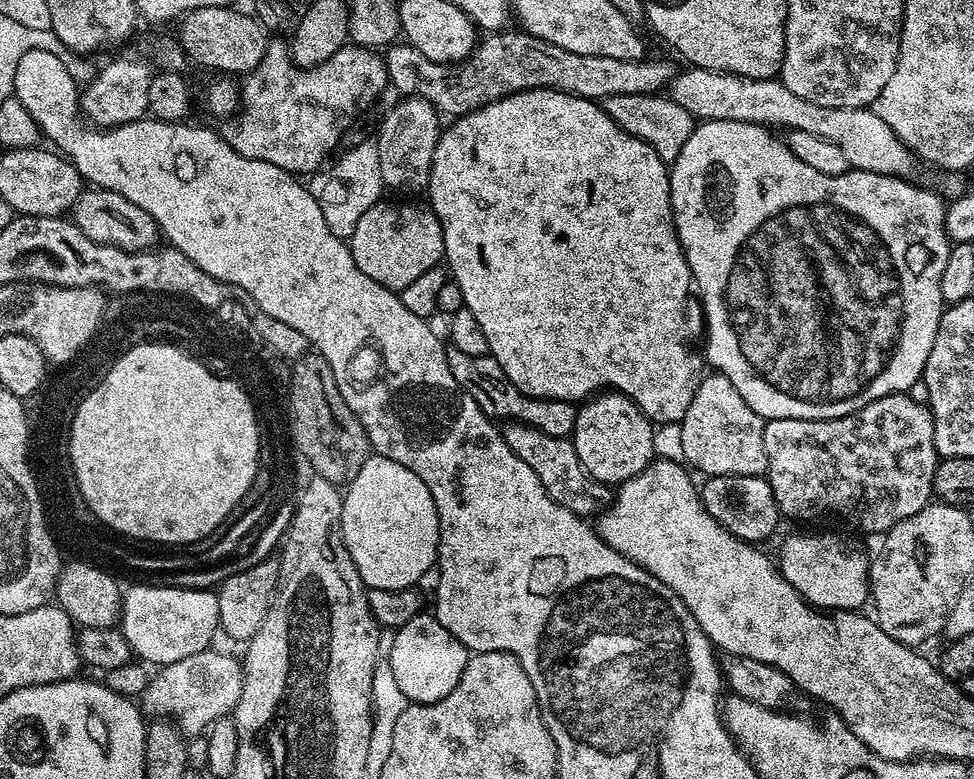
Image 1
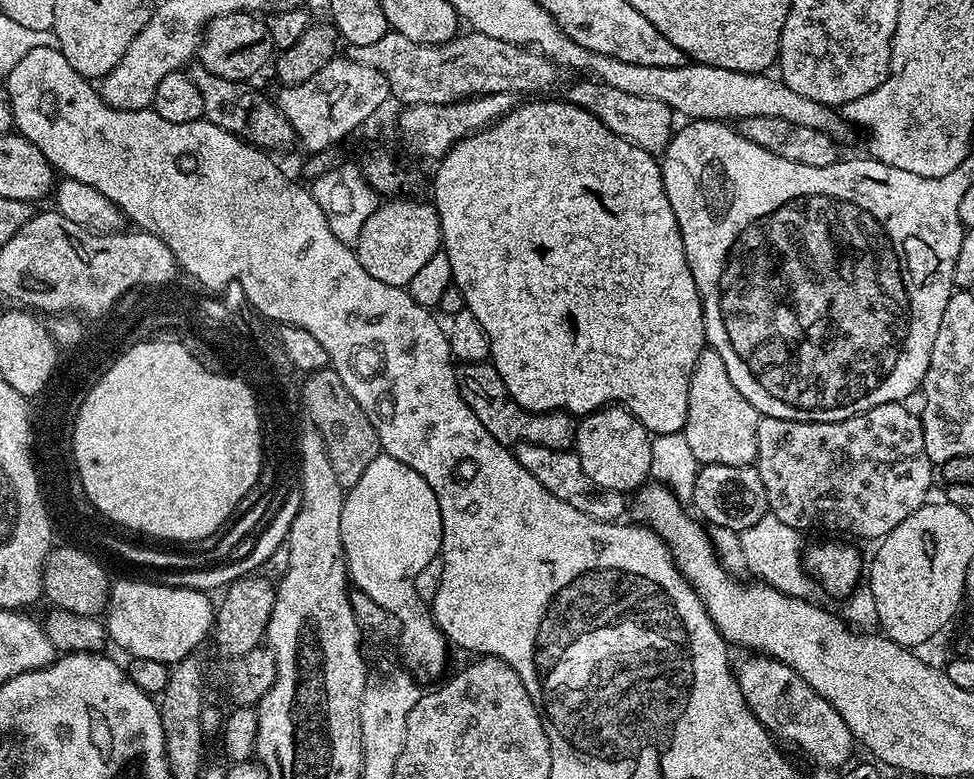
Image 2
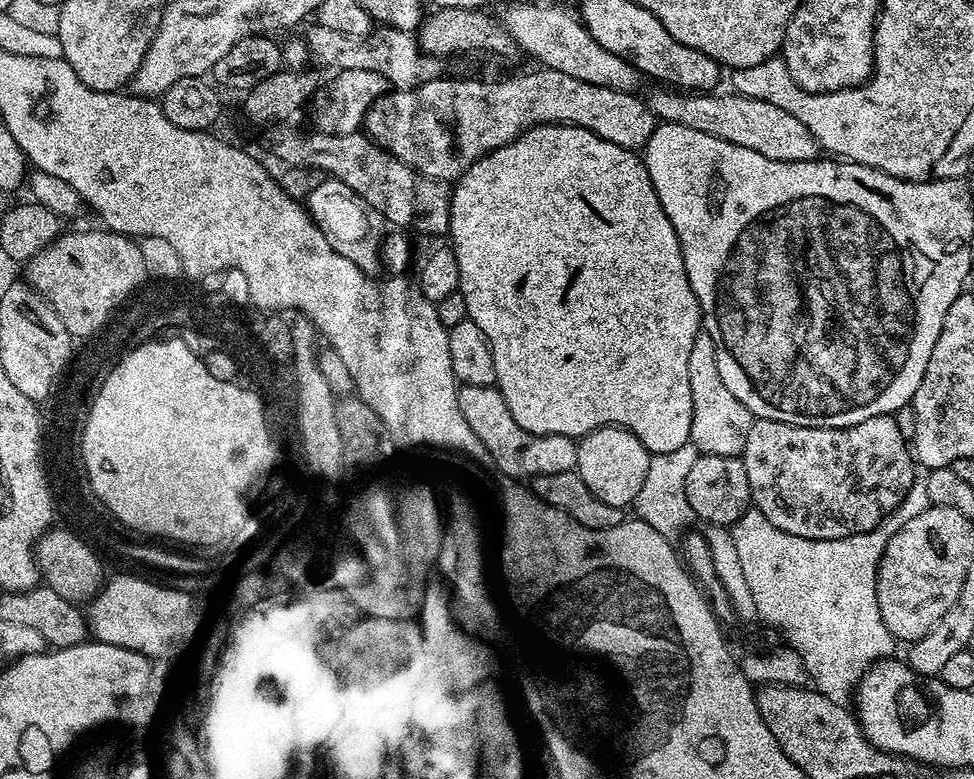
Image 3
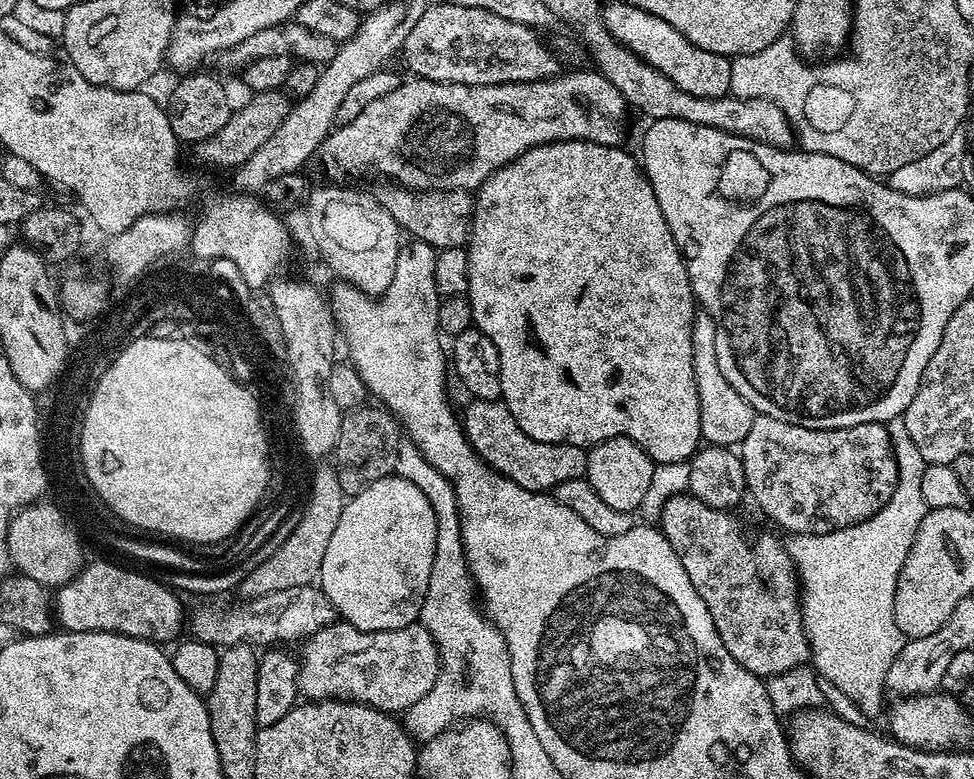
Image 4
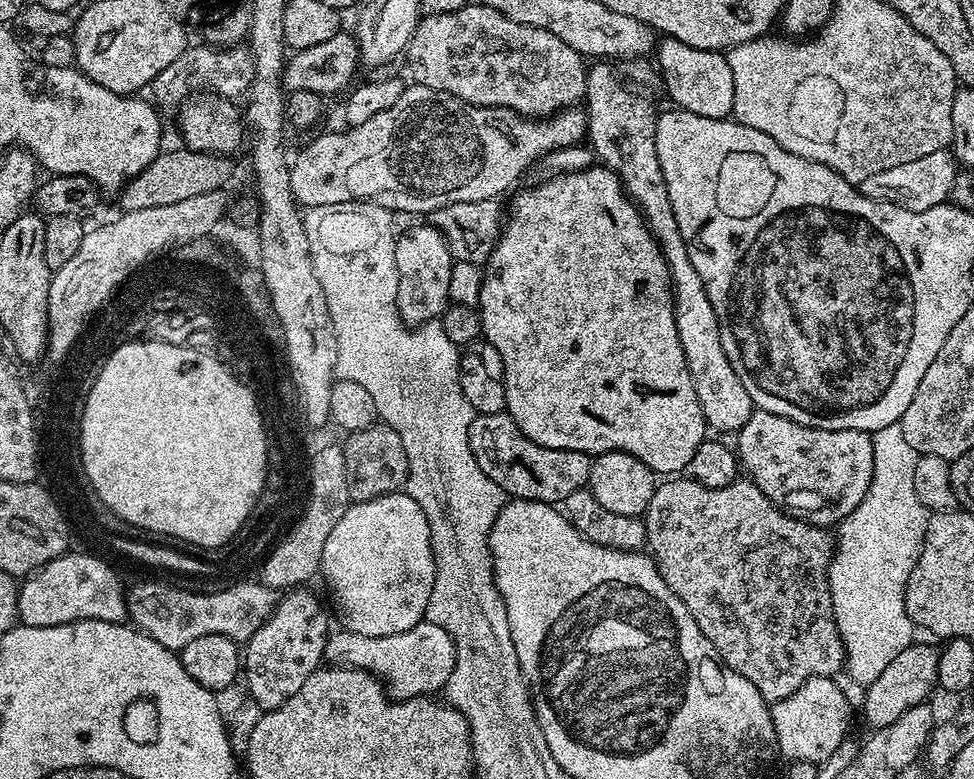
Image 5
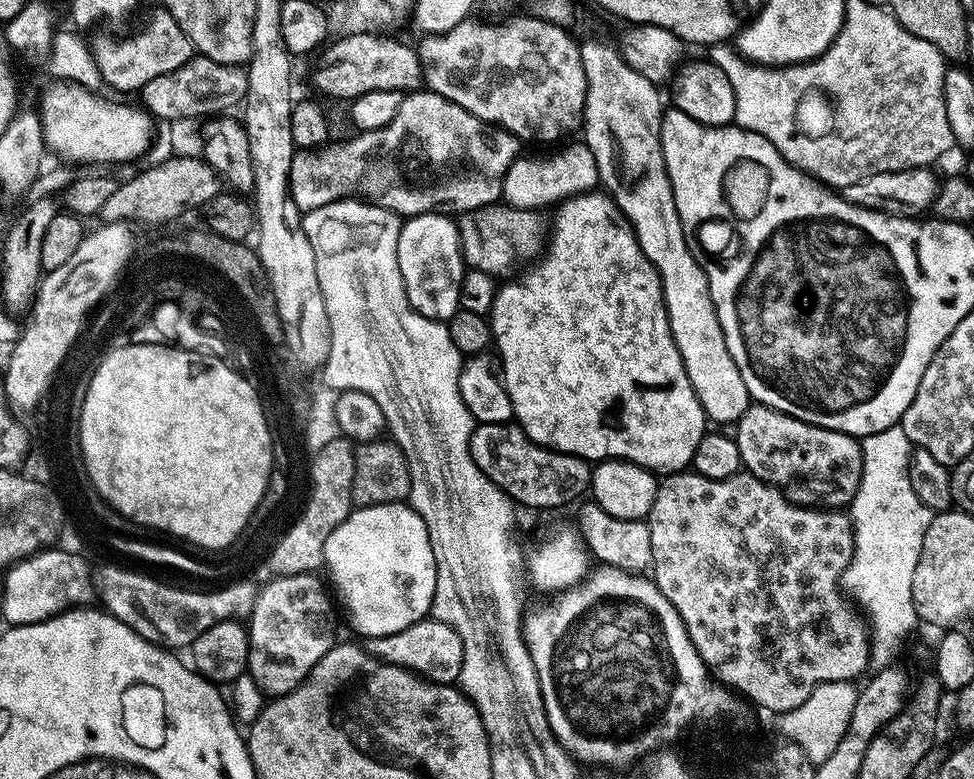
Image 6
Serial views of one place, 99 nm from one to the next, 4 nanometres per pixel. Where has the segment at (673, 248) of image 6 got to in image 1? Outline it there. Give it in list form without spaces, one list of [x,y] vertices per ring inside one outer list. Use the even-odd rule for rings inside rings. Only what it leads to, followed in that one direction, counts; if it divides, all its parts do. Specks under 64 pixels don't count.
[[[718,371],[711,375],[705,375],[696,385],[694,402],[690,402],[690,410],[686,410],[680,421],[683,459],[693,469],[696,467],[704,472],[705,477],[726,474],[764,476],[768,471],[764,453],[764,417],[746,406],[746,398],[734,390],[730,378]]]

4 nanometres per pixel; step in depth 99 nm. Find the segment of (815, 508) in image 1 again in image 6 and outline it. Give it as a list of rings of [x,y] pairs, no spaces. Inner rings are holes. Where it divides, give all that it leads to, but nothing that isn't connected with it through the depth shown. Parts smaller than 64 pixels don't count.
[[[752,402],[734,425],[734,439],[738,446],[741,465],[759,480],[775,484],[788,499],[805,506],[851,505],[863,470],[863,458],[857,437],[847,436],[845,432],[838,430],[820,428],[817,424],[799,420],[765,404]]]

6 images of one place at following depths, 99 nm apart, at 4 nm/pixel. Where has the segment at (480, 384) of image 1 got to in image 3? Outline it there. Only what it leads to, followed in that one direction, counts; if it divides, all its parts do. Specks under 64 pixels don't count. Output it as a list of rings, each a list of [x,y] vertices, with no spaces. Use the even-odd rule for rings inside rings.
[[[460,384],[458,388],[458,406],[466,422],[483,446],[489,452],[491,459],[510,478],[524,478],[520,476],[553,476],[562,472],[577,471],[578,443],[573,437],[562,434],[534,434],[524,430],[514,422],[514,414],[510,414],[510,406],[506,406],[506,398],[502,398],[499,388],[487,384],[486,386],[470,386]]]

